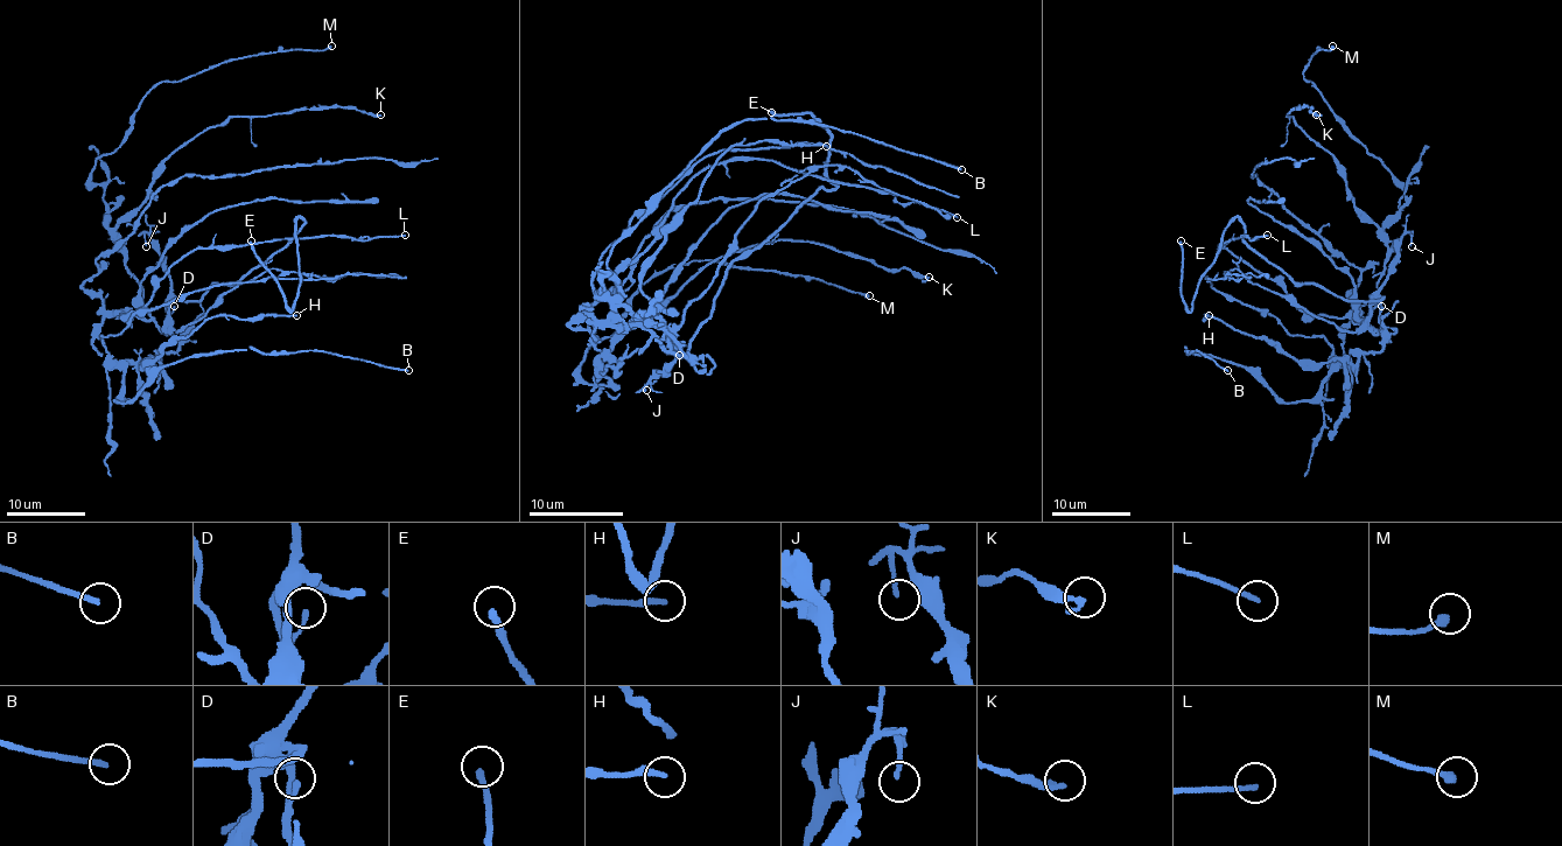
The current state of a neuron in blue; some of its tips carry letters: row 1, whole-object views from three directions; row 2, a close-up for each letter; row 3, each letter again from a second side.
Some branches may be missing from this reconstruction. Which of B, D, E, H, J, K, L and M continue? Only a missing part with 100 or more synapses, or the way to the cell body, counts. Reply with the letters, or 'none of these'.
E

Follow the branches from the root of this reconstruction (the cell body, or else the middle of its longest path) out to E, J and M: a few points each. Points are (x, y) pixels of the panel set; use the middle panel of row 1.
E: (646, 328), (684, 355), (727, 270), (819, 188), (835, 186), (826, 176), (828, 132), (810, 112), (771, 112)
J: (646, 328), (663, 343), (667, 338), (674, 348), (674, 359), (644, 387), (646, 390)
M: (646, 328), (642, 350), (582, 378), (585, 352), (636, 291), (693, 259), (869, 295)

